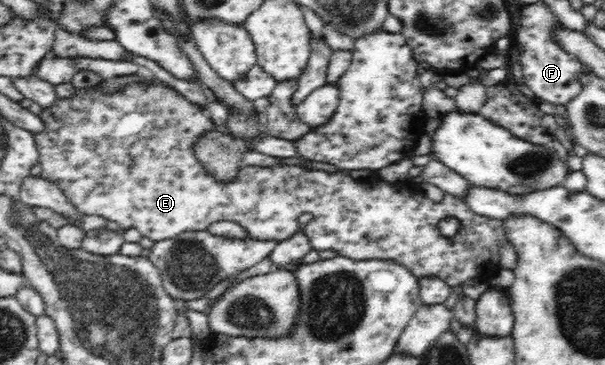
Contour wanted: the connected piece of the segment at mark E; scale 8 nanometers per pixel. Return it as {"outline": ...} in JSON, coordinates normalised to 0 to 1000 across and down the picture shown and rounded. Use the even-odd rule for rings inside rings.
{"outline":[[[218,225],[200,247],[182,255],[182,260],[174,260],[165,247],[157,247],[155,241],[129,244],[126,255],[112,266],[112,271],[96,271],[96,277],[89,282],[89,293],[71,299],[64,321],[73,332],[73,359],[64,367],[56,367],[56,384],[60,384],[61,411],[66,416],[63,449],[69,458],[69,479],[66,479],[66,488],[91,501],[106,526],[106,534],[111,537],[114,553],[124,562],[136,589],[165,589],[165,595],[172,595],[177,603],[192,605],[198,625],[223,625],[238,652],[245,652],[256,666],[307,641],[314,633],[339,633],[350,611],[360,611],[360,605],[385,605],[387,611],[393,611],[402,627],[407,627],[412,652],[418,652],[420,658],[453,658],[463,663],[478,655],[483,644],[499,638],[506,644],[506,652],[512,660],[516,682],[526,688],[550,682],[557,688],[562,701],[579,710],[650,710],[655,721],[673,732],[691,762],[717,756],[719,762],[732,764],[745,786],[757,786],[767,778],[770,764],[782,764],[792,742],[820,742],[825,734],[823,721],[826,721],[826,671],[830,663],[840,663],[831,603],[785,586],[765,553],[764,542],[747,537],[737,526],[729,553],[716,553],[702,537],[693,515],[686,521],[666,518],[661,501],[641,504],[641,499],[631,493],[620,493],[617,501],[597,499],[583,490],[582,482],[570,474],[570,468],[539,474],[539,468],[506,466],[486,452],[460,452],[455,458],[400,455],[398,466],[393,468],[392,488],[387,490],[385,499],[364,501],[332,455],[319,411],[319,397],[329,386],[329,378],[342,362],[360,356],[359,345],[345,326],[334,290],[311,279],[304,263],[294,258],[288,244],[274,236],[271,227]],[[499,584],[512,584],[512,589],[516,589],[516,600],[506,611],[506,622],[496,622],[496,611],[493,611],[493,595],[496,595]],[[737,595],[754,595],[762,619],[759,638],[744,655],[732,649],[724,625],[724,611]]]}

